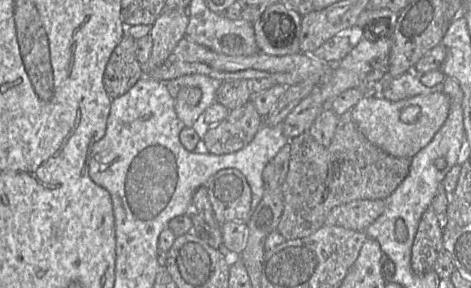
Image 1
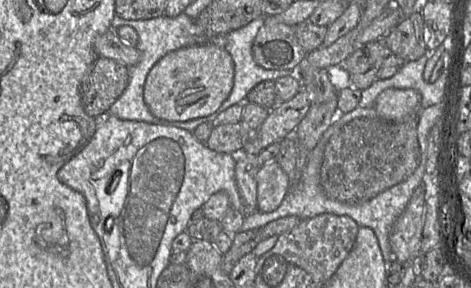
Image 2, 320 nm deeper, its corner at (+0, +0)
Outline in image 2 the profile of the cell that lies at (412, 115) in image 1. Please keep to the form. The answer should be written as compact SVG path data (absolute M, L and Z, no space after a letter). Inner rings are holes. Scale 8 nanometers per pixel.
M388 88L375 100L377 117L386 121L395 121L405 116L417 115L421 109L421 95L414 89Z

